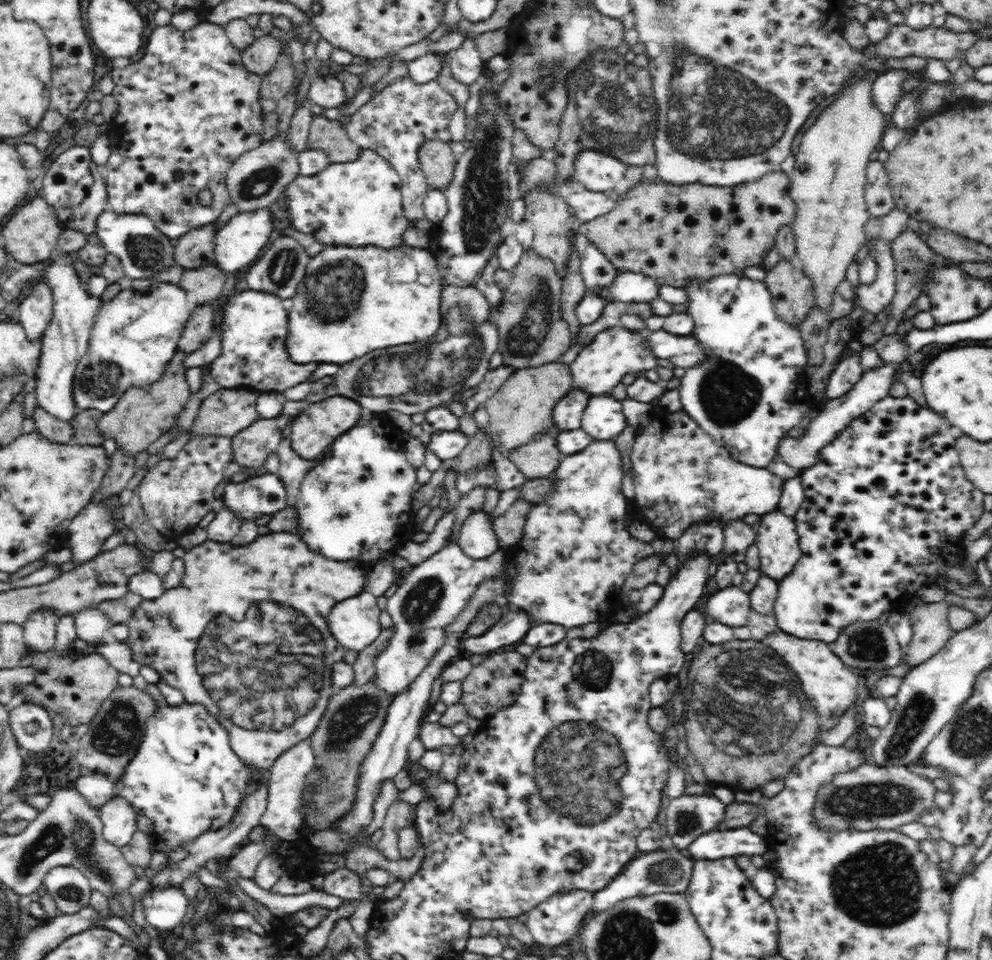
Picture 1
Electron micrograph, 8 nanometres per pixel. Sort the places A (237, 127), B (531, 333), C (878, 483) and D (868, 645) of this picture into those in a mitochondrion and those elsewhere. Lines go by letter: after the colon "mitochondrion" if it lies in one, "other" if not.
A: other
B: mitochondrion
C: other
D: mitochondrion

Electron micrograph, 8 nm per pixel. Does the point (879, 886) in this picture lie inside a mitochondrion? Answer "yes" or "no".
yes

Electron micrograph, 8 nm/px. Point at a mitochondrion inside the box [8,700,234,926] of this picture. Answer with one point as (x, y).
(52, 839)

